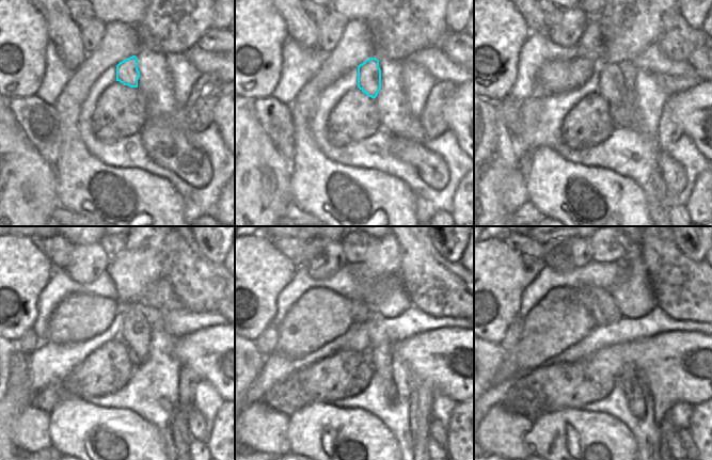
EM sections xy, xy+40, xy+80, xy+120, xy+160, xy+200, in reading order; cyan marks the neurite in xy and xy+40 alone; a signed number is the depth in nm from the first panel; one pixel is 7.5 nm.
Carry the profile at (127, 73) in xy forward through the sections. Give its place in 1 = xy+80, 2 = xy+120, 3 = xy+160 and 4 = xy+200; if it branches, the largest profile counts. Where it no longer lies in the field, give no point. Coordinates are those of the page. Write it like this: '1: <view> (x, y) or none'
1: xy+80 (612, 86)
2: xy+120 (136, 333)
3: xy+160 (379, 354)
4: xy+200 (629, 381)

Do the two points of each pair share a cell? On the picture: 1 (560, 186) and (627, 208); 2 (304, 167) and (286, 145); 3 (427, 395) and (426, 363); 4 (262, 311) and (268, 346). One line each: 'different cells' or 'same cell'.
1: same cell
2: different cells
3: different cells
4: different cells

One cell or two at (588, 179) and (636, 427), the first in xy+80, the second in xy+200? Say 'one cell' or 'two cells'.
two cells

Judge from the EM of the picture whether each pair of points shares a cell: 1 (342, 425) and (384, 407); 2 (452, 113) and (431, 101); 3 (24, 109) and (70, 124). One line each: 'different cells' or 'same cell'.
1: different cells
2: different cells
3: different cells

